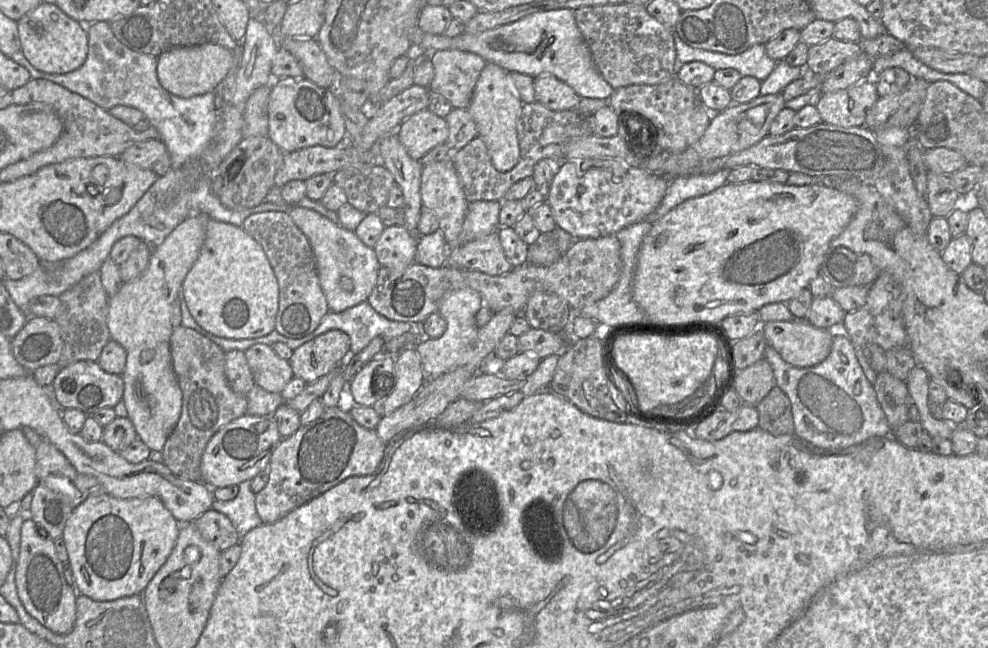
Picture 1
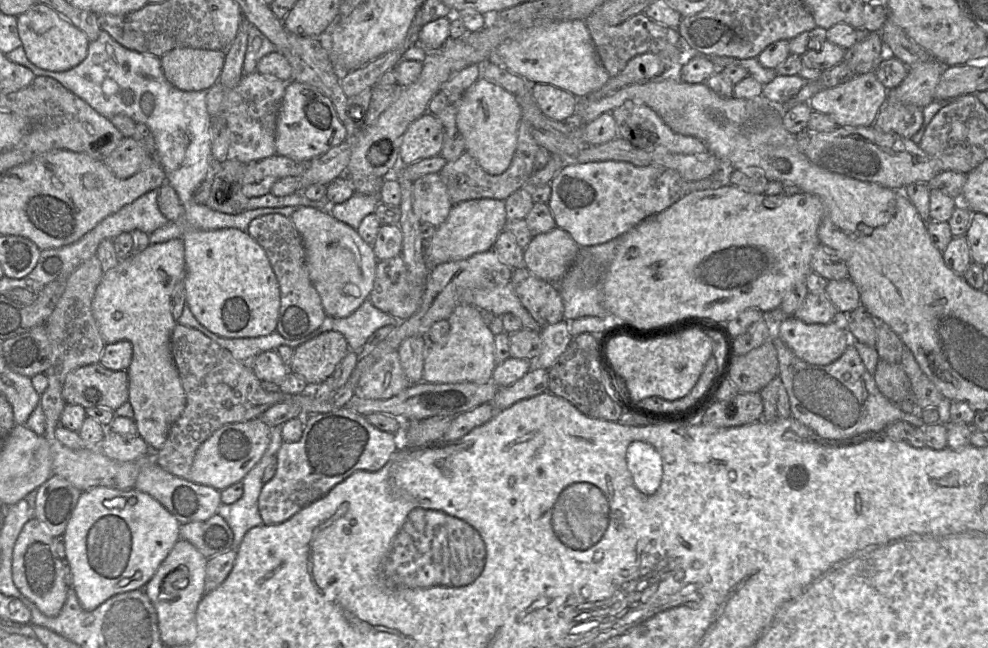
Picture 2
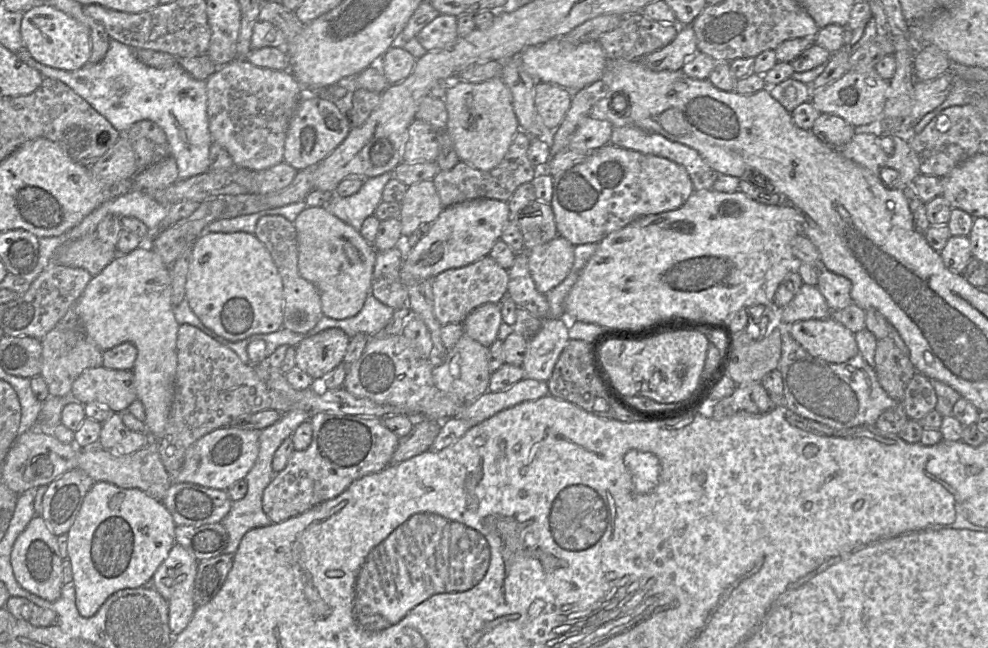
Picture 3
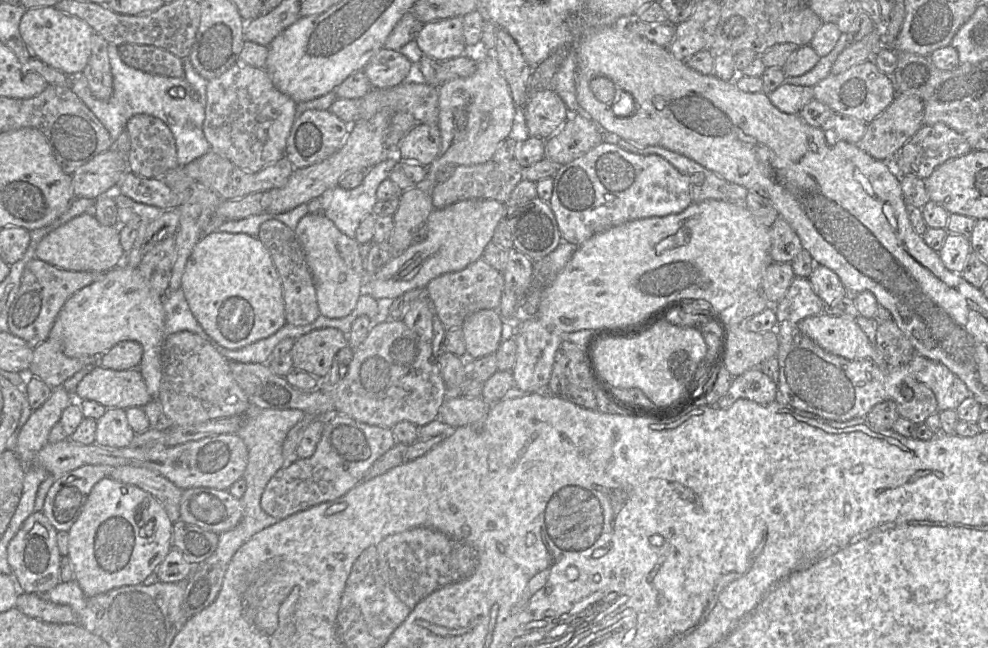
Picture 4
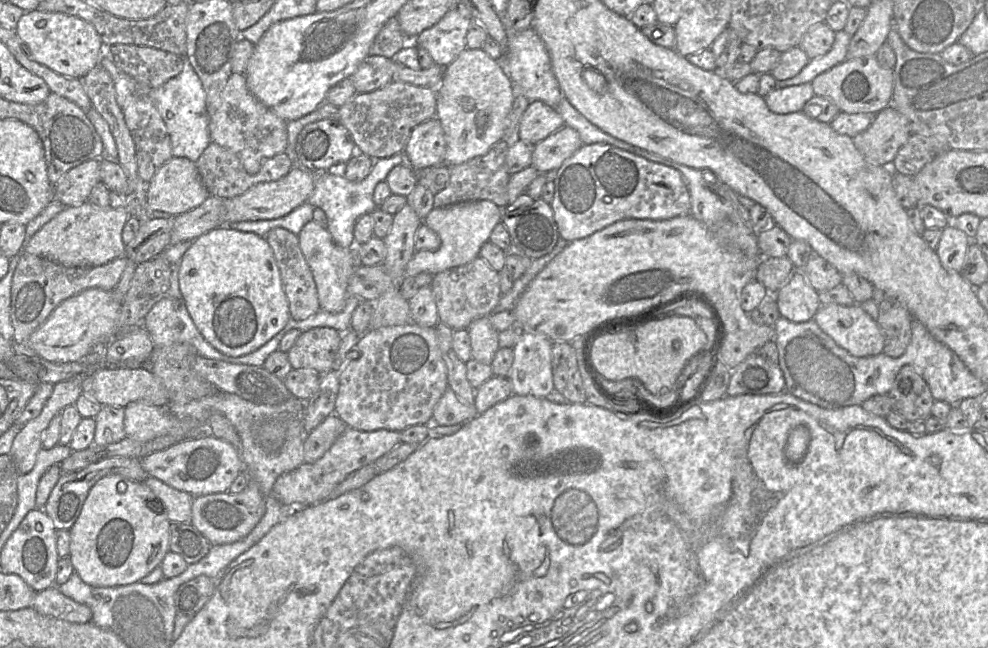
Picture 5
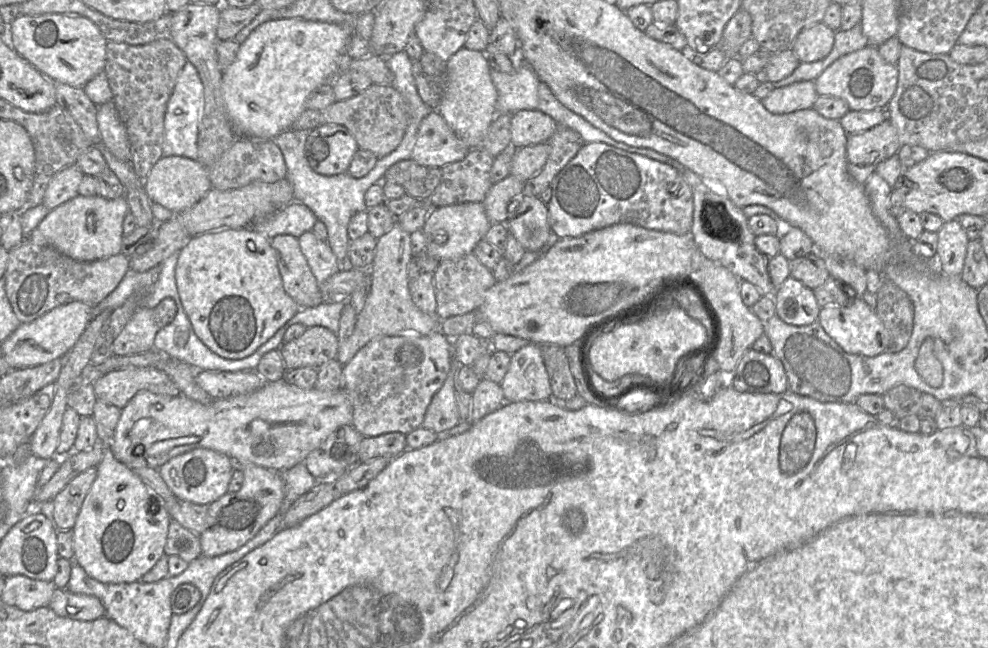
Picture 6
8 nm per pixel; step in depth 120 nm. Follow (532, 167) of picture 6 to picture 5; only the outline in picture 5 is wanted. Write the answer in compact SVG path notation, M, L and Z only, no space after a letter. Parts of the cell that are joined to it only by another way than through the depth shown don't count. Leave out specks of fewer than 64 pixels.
M564 125L533 146L531 166L539 173L555 173L582 145L578 132Z

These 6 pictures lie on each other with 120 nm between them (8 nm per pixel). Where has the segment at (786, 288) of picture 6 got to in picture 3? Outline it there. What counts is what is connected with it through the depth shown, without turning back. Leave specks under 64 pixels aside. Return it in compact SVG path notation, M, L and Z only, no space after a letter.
M803 283L795 297L782 308L782 320L791 325L797 321L828 318L831 312L817 286Z

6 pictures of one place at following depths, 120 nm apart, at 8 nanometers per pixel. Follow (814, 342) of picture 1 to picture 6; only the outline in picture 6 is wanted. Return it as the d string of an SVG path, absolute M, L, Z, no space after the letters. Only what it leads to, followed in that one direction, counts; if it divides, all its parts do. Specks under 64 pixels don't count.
M853 298L845 305L828 305L820 309L817 320L825 332L847 353L877 356L889 344L889 334L883 322L862 298Z

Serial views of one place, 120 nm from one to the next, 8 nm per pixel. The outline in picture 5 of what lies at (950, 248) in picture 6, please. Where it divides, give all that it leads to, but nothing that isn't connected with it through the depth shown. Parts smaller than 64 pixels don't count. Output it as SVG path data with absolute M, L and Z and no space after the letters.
M951 223L942 230L936 253L944 267L962 274L971 239Z

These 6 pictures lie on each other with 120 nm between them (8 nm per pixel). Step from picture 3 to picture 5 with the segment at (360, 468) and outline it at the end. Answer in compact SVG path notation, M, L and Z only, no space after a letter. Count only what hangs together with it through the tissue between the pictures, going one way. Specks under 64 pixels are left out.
M346 428L336 439L325 454L313 463L302 463L294 470L281 474L273 484L272 493L276 499L288 507L306 507L329 499L335 487L352 472L375 462L379 457L387 454L401 443L401 431L380 429L376 431L362 431L355 428Z

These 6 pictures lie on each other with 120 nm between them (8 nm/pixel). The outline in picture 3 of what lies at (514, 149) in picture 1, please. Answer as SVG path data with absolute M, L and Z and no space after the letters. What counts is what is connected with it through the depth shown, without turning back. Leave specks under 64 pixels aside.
M501 77L480 83L454 80L448 84L444 103L448 112L446 133L460 161L482 171L498 166L520 130L510 90Z

